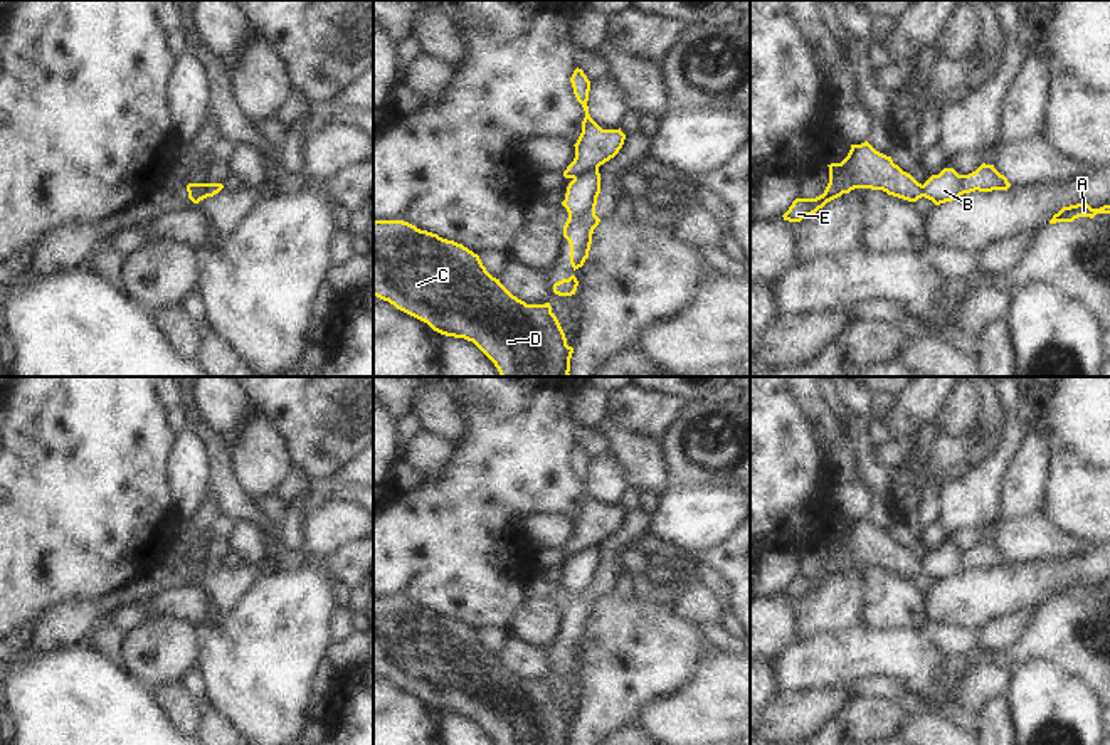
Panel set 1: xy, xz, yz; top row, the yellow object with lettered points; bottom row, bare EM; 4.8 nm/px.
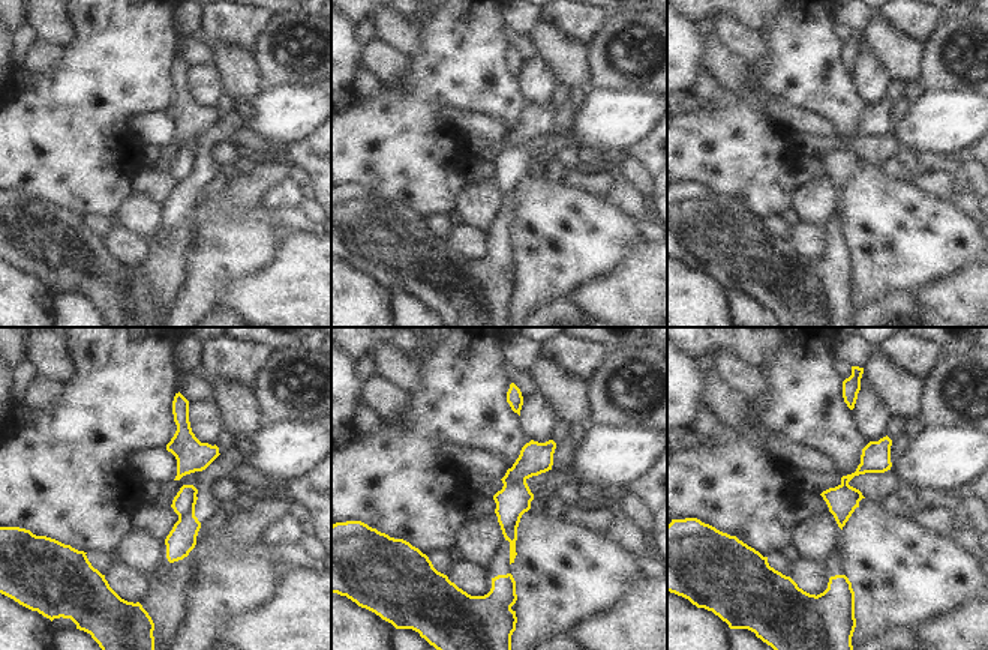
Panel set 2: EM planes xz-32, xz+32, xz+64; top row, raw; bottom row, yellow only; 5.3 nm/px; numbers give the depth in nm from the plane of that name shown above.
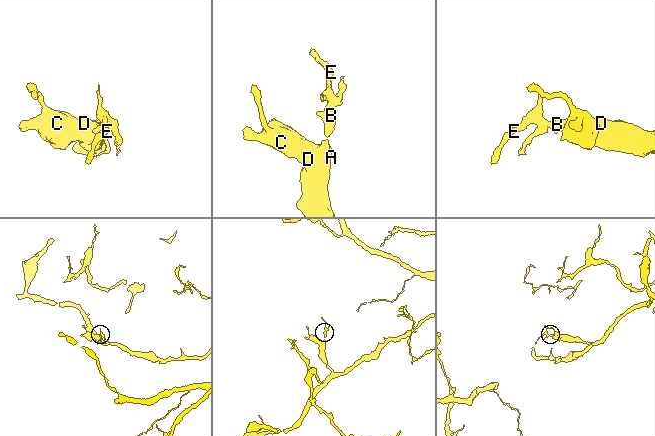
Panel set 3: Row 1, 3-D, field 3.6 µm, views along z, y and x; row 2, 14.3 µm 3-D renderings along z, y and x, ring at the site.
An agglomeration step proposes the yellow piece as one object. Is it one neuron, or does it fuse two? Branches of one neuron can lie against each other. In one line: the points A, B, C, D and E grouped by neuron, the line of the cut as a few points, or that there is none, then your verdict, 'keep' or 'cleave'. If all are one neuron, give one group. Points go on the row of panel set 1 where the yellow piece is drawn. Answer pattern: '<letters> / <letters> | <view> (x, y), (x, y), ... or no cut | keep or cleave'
A B C D / E | xz (597, 169), (574, 179) | cleave

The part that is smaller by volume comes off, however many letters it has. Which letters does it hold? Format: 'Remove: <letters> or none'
Remove: E

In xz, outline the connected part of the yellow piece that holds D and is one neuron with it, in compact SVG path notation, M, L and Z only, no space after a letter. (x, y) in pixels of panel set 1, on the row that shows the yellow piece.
M404 220L373 222L373 296L427 323L434 331L473 341L501 377L570 377L574 348L550 303L526 304L493 277L478 254Z

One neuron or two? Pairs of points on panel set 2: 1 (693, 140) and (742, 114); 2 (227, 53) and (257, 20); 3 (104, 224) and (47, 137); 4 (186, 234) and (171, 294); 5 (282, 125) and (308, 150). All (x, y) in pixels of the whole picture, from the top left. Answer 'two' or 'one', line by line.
1: one
2: two
3: two
4: one
5: two

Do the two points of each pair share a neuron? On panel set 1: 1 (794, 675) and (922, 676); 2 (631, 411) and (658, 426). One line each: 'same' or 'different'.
1: same
2: same

